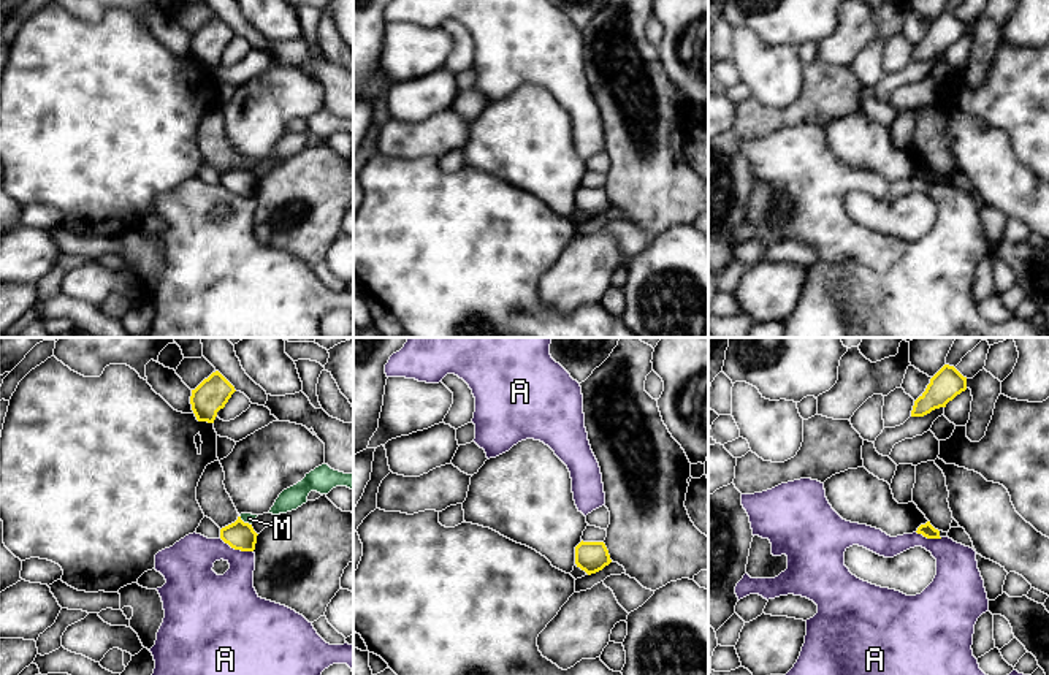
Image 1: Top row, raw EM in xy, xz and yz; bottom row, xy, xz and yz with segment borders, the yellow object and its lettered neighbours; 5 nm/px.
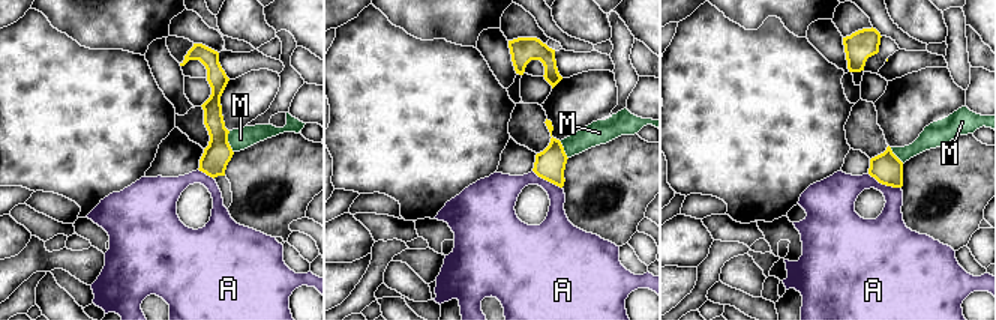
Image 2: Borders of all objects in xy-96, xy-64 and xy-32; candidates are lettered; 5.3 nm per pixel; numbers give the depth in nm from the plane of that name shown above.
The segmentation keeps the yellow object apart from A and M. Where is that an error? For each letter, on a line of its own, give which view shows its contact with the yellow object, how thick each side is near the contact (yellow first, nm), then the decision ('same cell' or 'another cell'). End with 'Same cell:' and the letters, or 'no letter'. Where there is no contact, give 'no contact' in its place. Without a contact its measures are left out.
A: xy | 140/260 nm | another cell
M: xy | 140/50 nm | another cell
Same cell: no letter

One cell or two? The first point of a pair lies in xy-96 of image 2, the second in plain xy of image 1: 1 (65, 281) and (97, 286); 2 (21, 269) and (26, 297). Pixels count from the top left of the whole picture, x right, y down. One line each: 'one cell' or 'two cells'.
1: one cell
2: one cell

